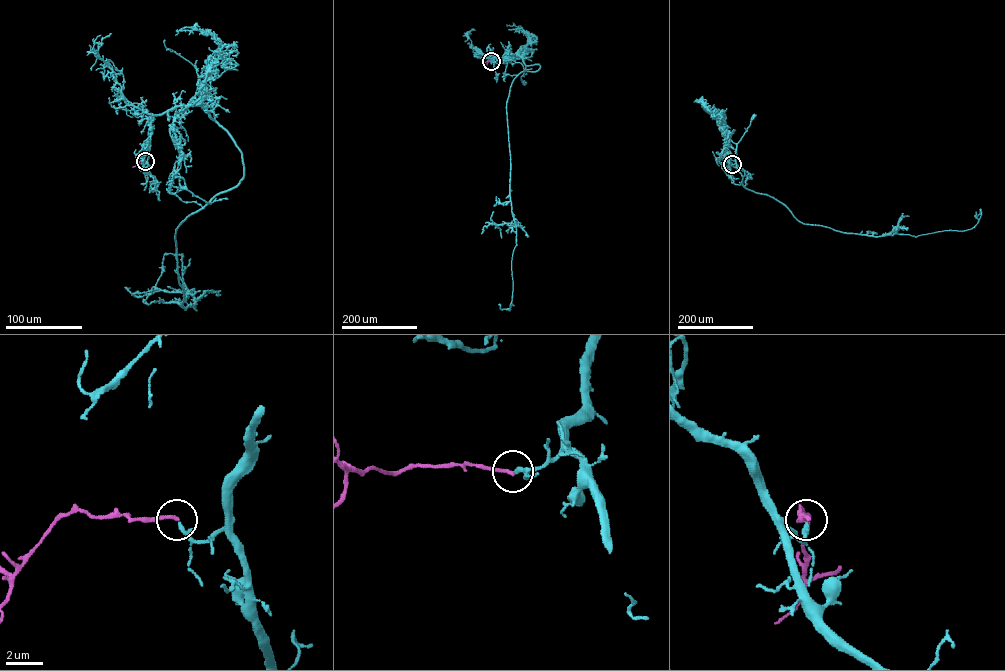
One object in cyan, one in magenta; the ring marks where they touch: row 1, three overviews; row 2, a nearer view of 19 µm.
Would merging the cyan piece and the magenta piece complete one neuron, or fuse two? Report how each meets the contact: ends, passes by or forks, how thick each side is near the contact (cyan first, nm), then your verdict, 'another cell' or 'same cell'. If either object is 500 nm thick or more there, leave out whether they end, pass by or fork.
cyan ends | magenta ends | 260/200 nm | same cell

